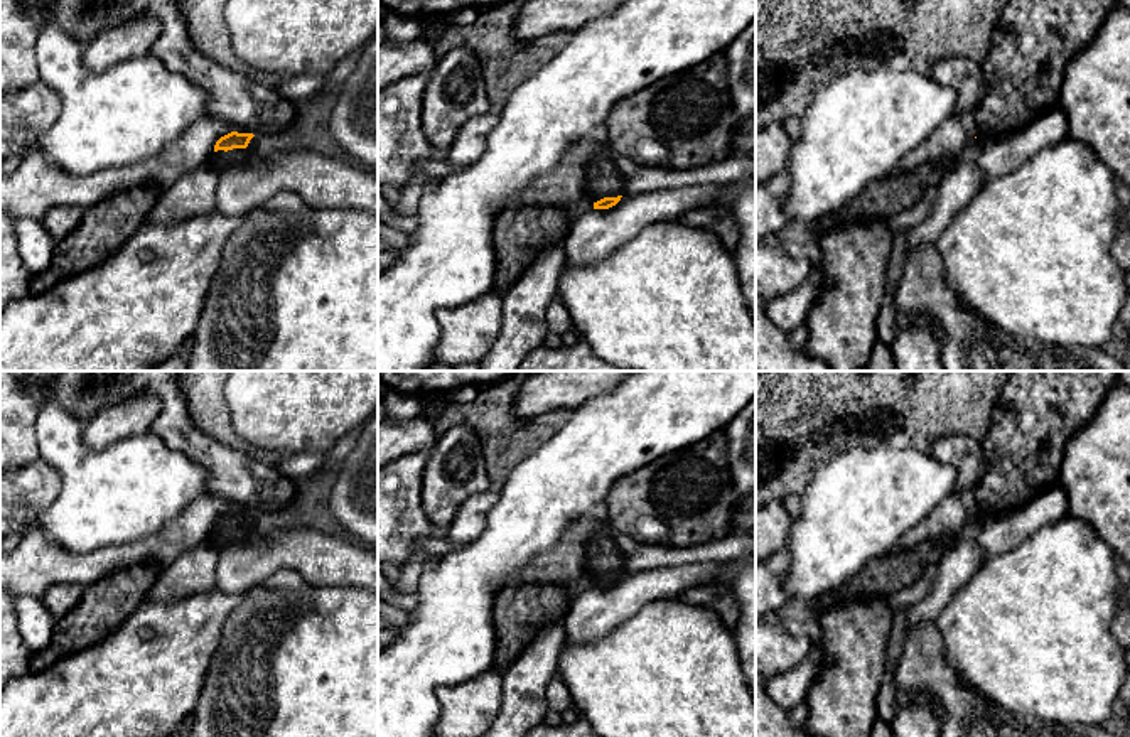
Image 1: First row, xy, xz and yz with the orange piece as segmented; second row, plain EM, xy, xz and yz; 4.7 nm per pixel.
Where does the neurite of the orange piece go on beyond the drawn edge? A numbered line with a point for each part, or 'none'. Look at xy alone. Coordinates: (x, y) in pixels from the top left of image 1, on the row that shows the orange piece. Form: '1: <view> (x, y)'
1: xy (220, 161)

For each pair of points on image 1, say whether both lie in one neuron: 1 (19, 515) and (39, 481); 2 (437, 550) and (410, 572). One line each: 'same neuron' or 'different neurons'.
1: same neuron
2: same neuron

